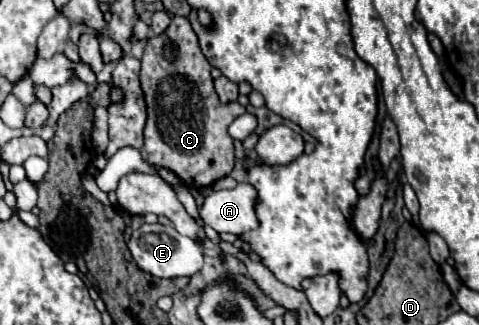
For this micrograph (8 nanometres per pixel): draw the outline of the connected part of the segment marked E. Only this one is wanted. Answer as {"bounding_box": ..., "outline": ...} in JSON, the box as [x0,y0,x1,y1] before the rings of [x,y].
{"bounding_box":[128,223,202,279],"outline":[[[144,223],[140,229],[136,229],[132,233],[128,249],[130,249],[132,257],[136,259],[138,267],[154,277],[164,277],[164,279],[190,277],[202,269],[202,249],[190,237],[180,235],[170,225],[166,227],[160,223],[154,223],[154,225]]]}

